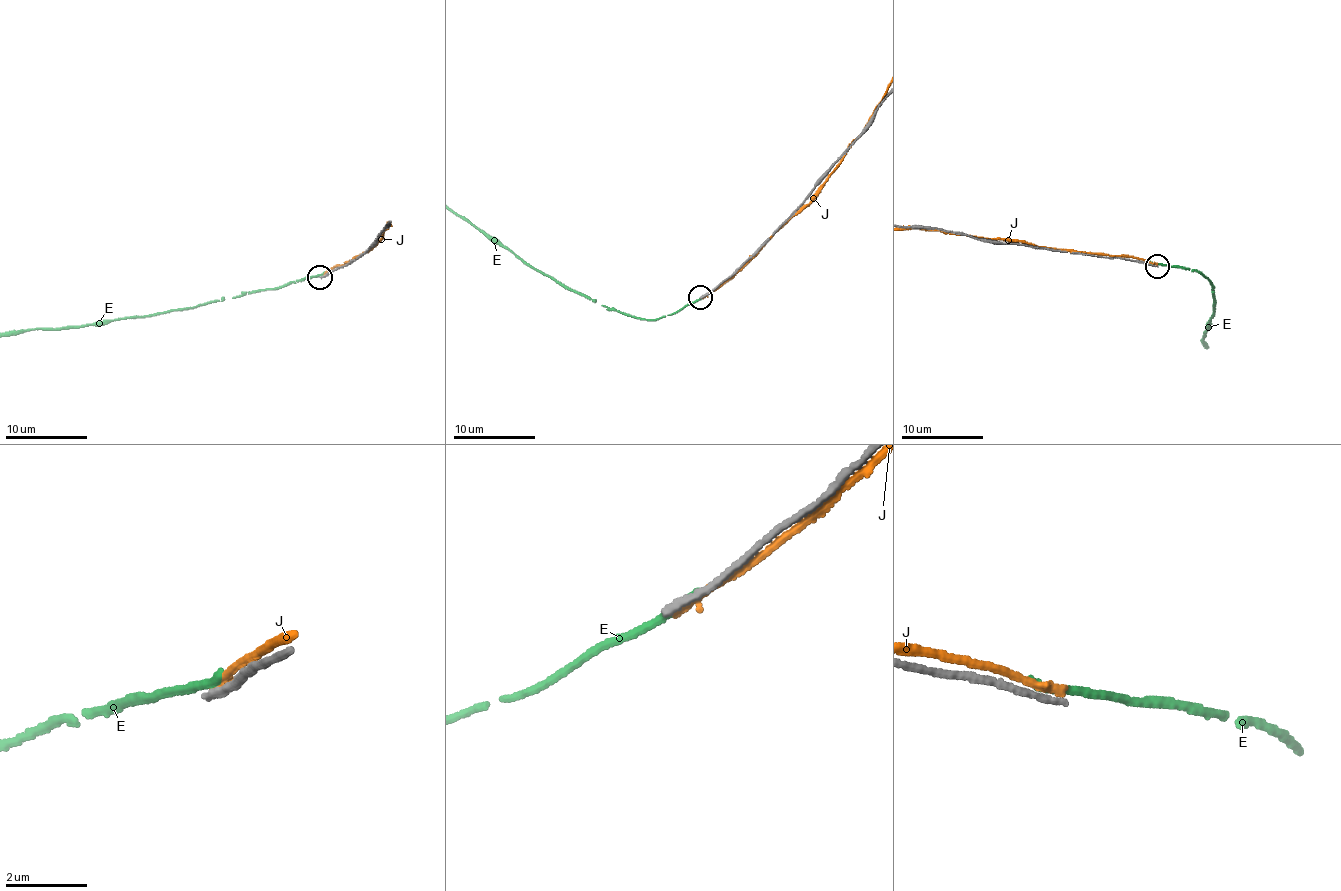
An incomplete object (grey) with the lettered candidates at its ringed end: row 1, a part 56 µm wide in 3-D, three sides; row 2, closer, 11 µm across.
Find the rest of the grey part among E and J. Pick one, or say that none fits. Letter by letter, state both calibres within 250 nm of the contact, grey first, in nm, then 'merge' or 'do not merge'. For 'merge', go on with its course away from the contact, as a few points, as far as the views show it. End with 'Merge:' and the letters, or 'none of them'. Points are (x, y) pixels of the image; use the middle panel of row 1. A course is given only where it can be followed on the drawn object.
E: 220/190 nm | do not merge
J: 240/240 nm | do not merge
Merge: none of them

